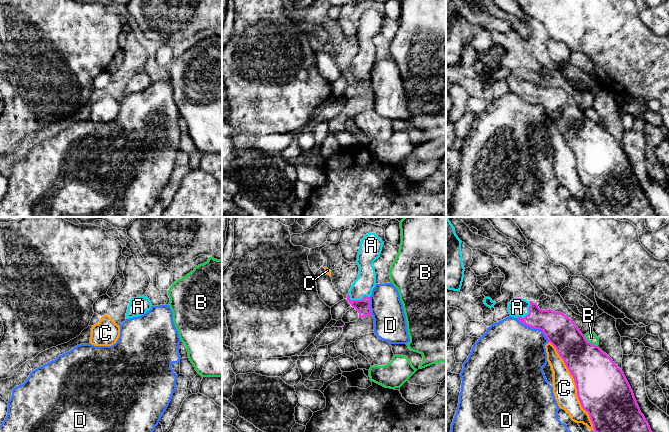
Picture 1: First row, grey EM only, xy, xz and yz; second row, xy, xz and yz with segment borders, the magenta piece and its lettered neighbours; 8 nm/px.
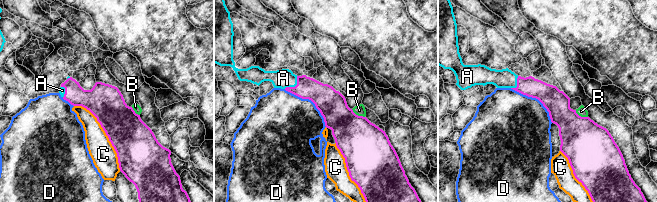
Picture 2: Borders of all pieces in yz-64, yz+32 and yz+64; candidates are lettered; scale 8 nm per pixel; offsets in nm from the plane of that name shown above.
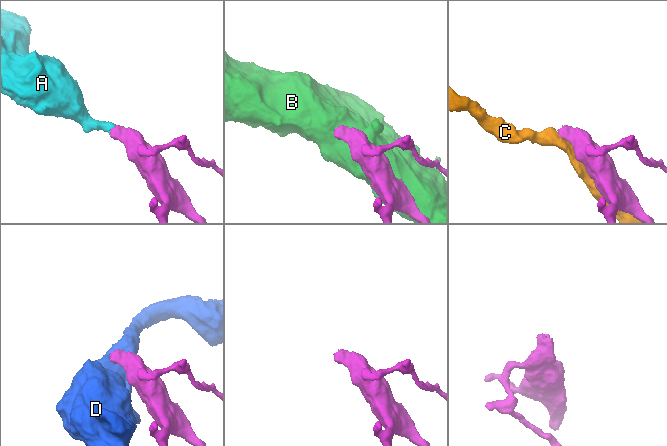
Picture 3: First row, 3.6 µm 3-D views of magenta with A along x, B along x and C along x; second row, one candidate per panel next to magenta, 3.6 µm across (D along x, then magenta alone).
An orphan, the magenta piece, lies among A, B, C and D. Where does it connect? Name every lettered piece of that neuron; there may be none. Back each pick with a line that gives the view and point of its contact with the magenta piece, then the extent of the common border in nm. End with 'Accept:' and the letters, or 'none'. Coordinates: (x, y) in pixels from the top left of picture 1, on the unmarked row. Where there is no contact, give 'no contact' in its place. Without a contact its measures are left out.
A: xz (358, 76) | 180 nm
Accept: A

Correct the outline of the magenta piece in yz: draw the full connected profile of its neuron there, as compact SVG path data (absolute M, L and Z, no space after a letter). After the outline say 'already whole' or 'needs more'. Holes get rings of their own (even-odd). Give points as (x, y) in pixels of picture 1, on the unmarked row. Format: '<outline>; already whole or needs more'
M513 74L508 79L508 88L523 100L542 106L556 124L574 154L582 184L589 190L594 207L604 217L658 217L641 189L622 146L598 122L586 116L572 95L550 84L542 86L536 79L523 74Z; needs more

